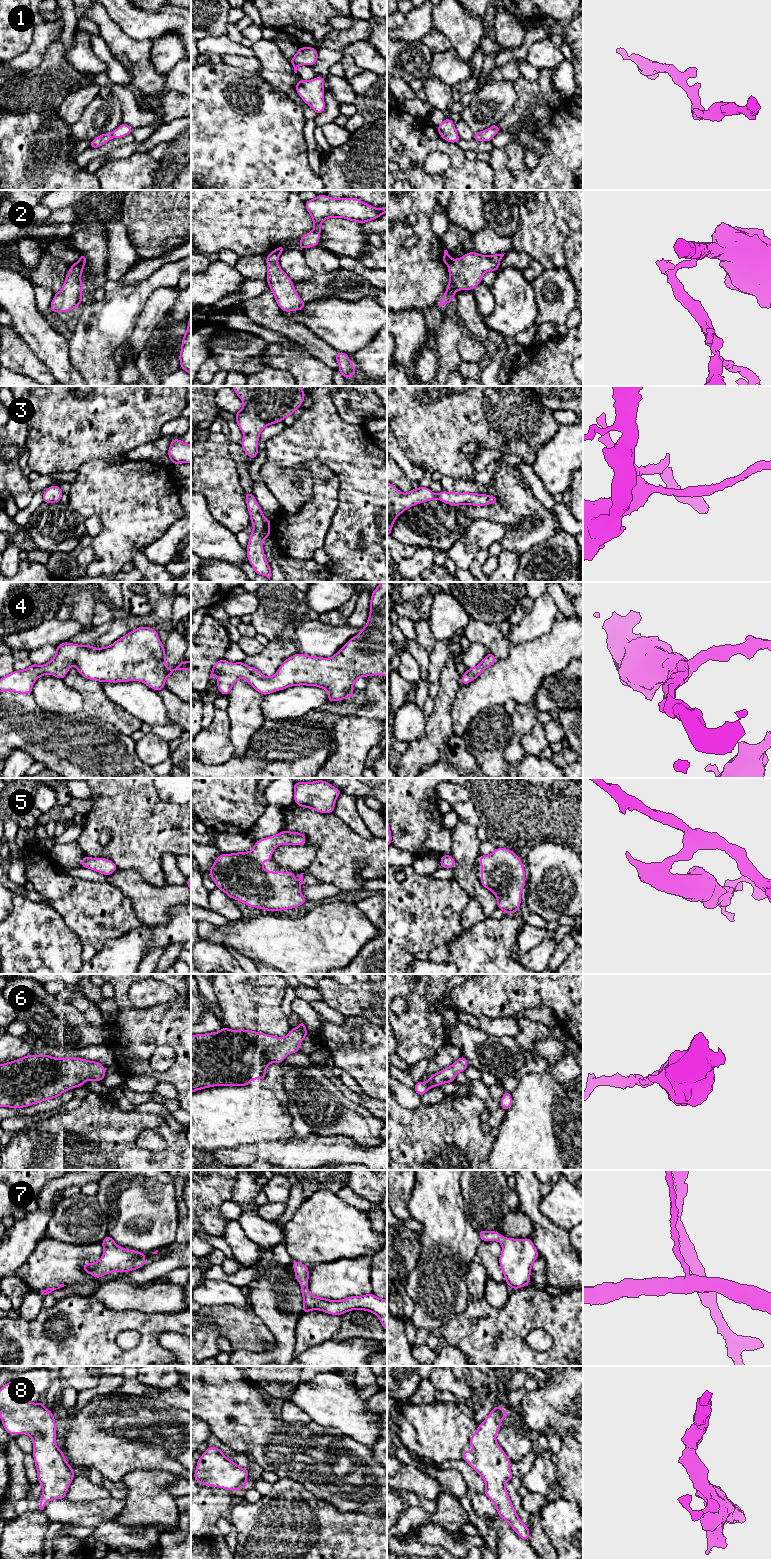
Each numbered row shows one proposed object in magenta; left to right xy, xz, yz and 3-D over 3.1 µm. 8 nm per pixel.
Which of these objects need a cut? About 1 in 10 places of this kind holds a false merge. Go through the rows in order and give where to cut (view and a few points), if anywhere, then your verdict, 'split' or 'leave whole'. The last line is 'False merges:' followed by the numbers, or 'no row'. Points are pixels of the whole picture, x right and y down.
1: no cut; leave whole
2: cut in yz along (452, 259), (448, 265); split
3: no cut; leave whole
4: no cut; leave whole
5: no cut; leave whole
6: no cut; leave whole
7: no cut; leave whole
8: no cut; leave whole
False merges: 2

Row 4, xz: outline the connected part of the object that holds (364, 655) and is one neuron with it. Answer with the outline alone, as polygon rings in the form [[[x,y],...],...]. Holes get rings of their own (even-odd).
[[[381,582],[372,592],[370,599],[370,612],[367,624],[355,636],[350,638],[347,643],[333,656],[329,658],[309,656],[306,654],[296,653],[287,658],[277,672],[272,677],[263,675],[254,667],[249,667],[244,662],[231,663],[225,659],[217,661],[212,667],[209,679],[215,675],[217,677],[217,687],[222,695],[228,695],[232,686],[239,679],[244,678],[260,694],[267,695],[275,691],[284,690],[291,686],[316,686],[322,688],[328,693],[328,701],[340,701],[354,696],[353,684],[361,677],[382,675],[387,677],[387,582]]]

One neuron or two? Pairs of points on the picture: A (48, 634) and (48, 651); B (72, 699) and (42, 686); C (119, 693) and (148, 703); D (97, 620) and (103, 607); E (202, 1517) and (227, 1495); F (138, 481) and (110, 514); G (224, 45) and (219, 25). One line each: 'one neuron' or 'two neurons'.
A: two neurons
B: one neuron
C: one neuron
D: one neuron
E: one neuron
F: one neuron
G: two neurons

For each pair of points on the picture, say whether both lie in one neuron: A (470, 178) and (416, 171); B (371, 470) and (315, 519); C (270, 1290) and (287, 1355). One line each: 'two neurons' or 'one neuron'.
A: one neuron
B: two neurons
C: one neuron

